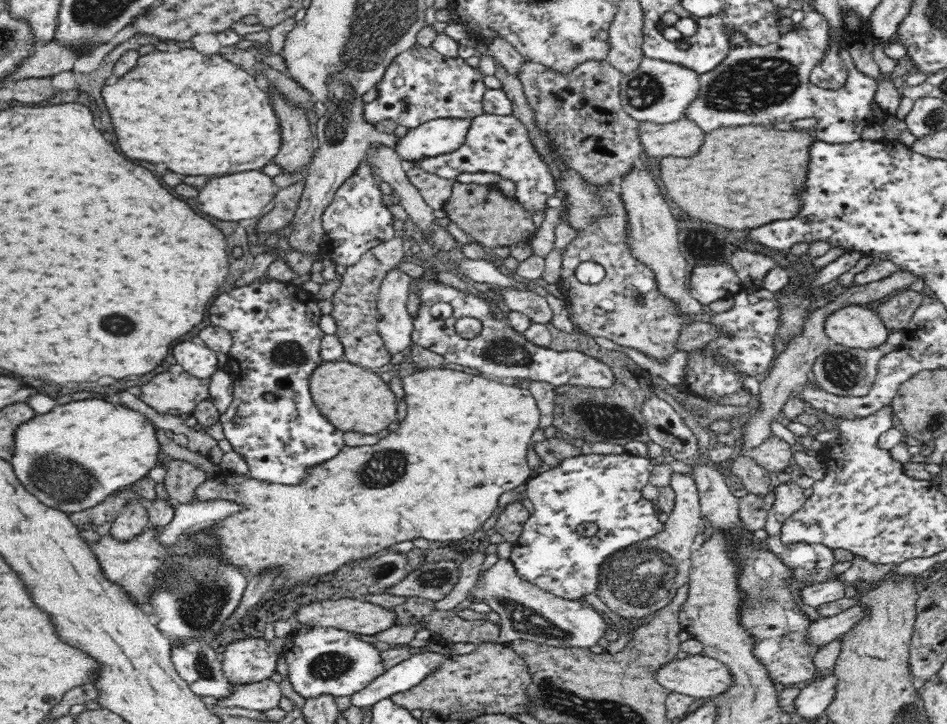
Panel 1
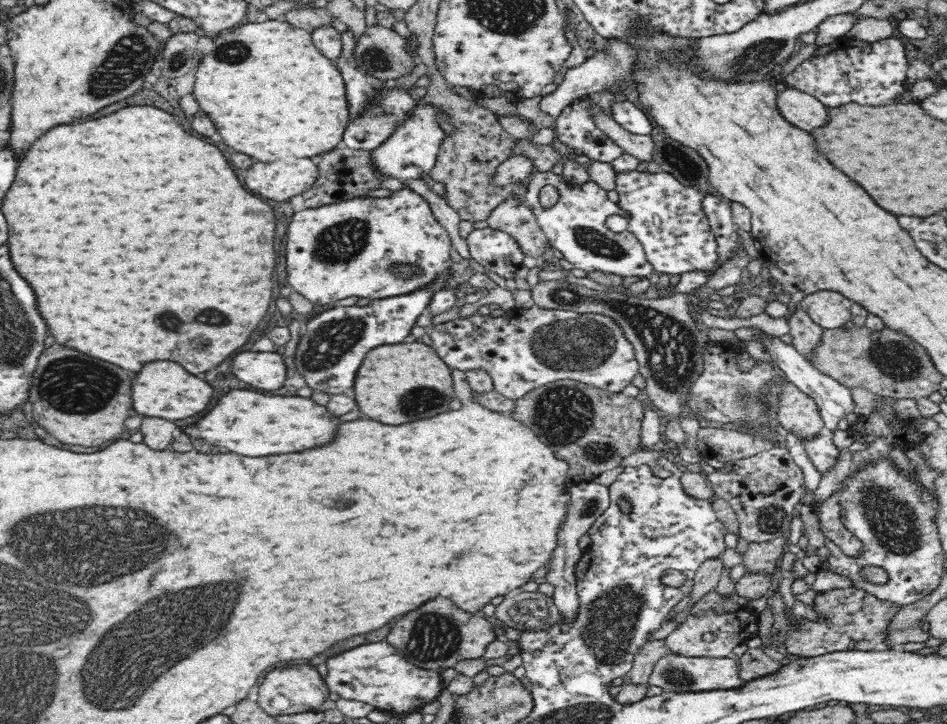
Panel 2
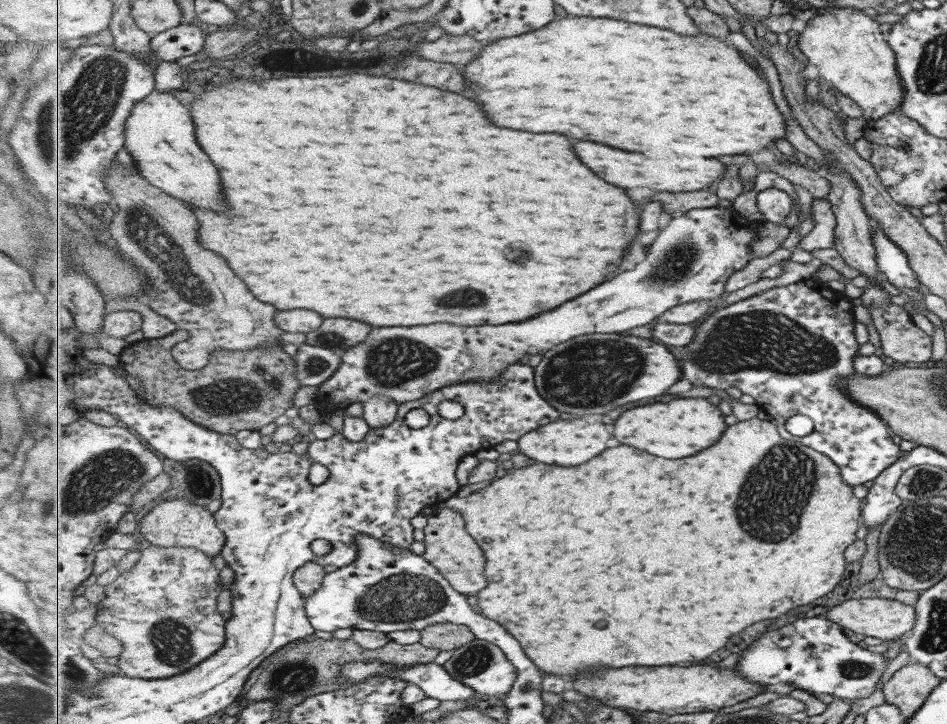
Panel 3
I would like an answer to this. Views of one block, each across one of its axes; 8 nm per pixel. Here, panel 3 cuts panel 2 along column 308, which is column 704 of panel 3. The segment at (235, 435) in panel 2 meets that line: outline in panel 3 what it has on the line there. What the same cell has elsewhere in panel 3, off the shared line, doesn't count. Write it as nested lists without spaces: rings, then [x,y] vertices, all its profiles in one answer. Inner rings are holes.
[[[679,398],[669,404],[657,402],[627,410],[617,422],[613,436],[621,444],[641,448],[649,454],[663,458],[687,458],[713,446],[727,430],[721,410],[707,398]]]

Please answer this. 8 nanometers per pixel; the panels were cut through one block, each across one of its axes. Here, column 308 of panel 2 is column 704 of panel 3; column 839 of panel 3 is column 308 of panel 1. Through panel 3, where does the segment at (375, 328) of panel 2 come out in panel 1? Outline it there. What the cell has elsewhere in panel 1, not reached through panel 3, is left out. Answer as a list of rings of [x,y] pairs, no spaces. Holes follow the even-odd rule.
[[[252,282],[250,286],[234,287],[232,292],[218,294],[218,298],[212,302],[212,308],[208,308],[210,323],[230,332],[233,339],[226,364],[232,377],[233,398],[230,407],[219,419],[224,438],[246,462],[249,476],[256,480],[274,484],[300,484],[310,468],[332,460],[344,448],[344,432],[332,426],[316,408],[309,389],[311,374],[322,364],[319,355],[322,332],[318,330],[322,313],[316,300],[306,300],[312,296],[290,286],[290,282]]]

